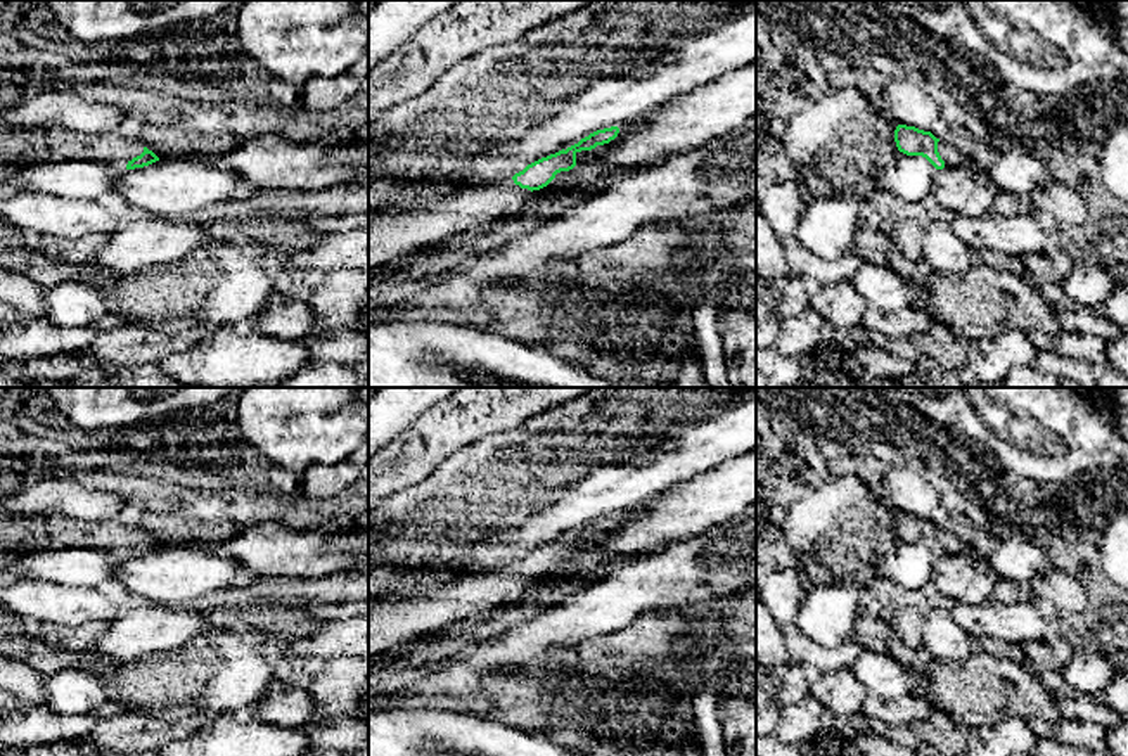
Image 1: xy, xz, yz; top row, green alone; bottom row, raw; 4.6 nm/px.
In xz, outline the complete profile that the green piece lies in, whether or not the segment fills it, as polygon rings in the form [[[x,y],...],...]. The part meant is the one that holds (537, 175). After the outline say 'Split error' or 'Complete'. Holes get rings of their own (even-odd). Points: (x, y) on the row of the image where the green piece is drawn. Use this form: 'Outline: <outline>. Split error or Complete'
Outline: [[[618,126],[597,130],[578,144],[542,157],[528,164],[522,171],[512,176],[514,183],[507,182],[488,185],[445,185],[439,183],[427,195],[427,202],[410,211],[384,211],[369,220],[369,272],[393,263],[398,256],[410,254],[426,247],[441,246],[445,240],[474,232],[498,216],[517,215],[533,190],[547,187],[557,173],[569,171],[576,166],[576,154],[592,151],[597,145],[609,144],[619,133]]]. Split error

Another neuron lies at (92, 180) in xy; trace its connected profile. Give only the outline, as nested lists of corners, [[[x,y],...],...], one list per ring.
[[[47,161],[28,164],[10,182],[26,192],[48,192],[67,199],[109,201],[125,168],[102,161]]]

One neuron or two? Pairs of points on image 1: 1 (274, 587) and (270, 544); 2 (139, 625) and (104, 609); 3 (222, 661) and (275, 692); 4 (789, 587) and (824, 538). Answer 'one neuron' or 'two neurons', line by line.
1: two neurons
2: two neurons
3: two neurons
4: two neurons

